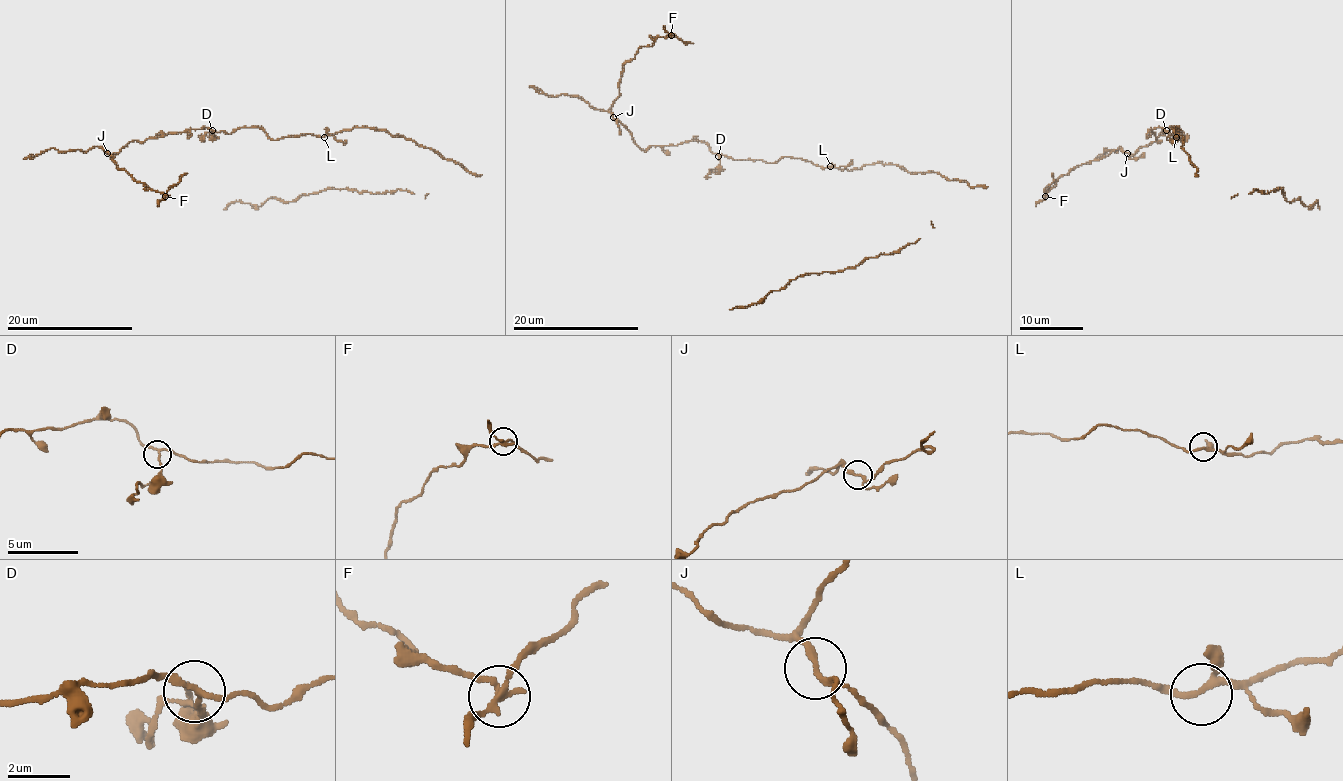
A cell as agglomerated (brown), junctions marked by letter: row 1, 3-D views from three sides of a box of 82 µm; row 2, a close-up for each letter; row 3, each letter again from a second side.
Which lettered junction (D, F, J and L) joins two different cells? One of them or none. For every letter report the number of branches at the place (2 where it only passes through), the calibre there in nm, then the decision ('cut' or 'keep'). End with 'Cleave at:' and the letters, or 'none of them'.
D: 3 branches meet; 150 nm thick; keep
F: 3 branches meet; 180 nm thick; cut
J: 3 branches meet; 180 nm thick; keep
L: 3 branches meet; 170 nm thick; keep
Cleave at: F

